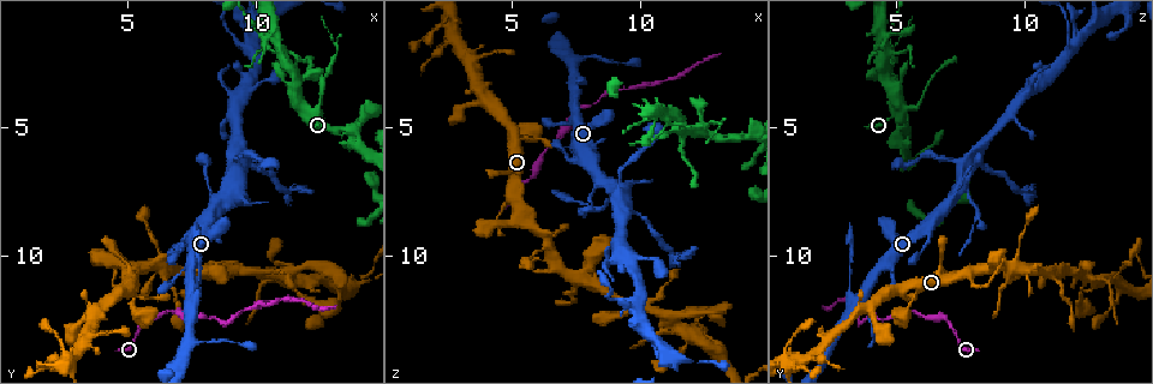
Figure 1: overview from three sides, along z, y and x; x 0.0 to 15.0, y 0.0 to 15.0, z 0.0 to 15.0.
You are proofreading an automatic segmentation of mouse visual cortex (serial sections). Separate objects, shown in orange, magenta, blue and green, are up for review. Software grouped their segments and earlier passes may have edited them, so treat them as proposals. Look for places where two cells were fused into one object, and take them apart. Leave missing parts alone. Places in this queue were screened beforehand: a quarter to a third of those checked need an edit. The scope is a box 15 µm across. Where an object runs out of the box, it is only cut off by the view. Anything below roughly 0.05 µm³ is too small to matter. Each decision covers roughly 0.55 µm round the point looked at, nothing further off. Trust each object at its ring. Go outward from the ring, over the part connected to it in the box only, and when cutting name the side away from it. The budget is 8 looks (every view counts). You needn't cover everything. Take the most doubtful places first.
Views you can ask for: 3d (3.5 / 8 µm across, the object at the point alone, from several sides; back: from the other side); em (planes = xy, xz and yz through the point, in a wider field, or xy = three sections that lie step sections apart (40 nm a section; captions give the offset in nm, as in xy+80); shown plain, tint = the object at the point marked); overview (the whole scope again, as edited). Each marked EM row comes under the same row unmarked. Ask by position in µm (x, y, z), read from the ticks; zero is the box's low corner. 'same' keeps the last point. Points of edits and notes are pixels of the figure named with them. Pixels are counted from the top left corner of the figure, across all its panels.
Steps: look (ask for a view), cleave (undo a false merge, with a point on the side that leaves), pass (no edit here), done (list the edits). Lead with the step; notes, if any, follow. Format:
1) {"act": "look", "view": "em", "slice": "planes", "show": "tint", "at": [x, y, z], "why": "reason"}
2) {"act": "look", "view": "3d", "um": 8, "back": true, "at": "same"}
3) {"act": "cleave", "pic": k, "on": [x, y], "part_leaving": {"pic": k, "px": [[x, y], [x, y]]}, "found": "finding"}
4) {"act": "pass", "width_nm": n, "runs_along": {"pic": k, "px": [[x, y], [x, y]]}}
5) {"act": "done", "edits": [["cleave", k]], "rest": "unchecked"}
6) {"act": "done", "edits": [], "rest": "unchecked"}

{"act": "look", "view": "3d", "um": 8, "at": [8.8, 7.7, 7.8], "why": "thick turns thin"}

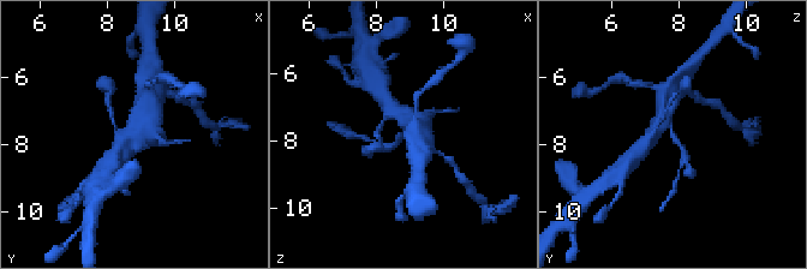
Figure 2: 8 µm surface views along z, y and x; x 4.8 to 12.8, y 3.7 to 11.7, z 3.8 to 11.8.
{"act": "look", "view": "em", "slice": "xy", "step": 3, "show": "tint", "at": [8.8, 7.7, 7.8], "arms": 3, "arm_widths_nm": [150, 450, 450]}

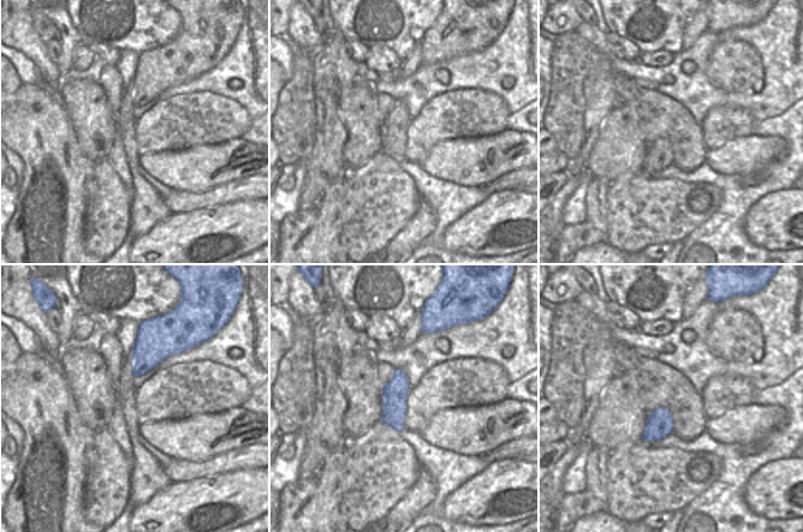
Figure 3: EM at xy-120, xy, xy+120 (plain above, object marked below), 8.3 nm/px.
{"act": "pass", "runs_along": {"pic": 2, "px": [[650, 137], [669, 125], [685, 159]]}, "found": "continuous, no second cell"}

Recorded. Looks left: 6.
{"act": "look", "view": "3d", "um": 3.5, "at": [9.2, 1.5, 11.8], "why": "thick turns thin"}

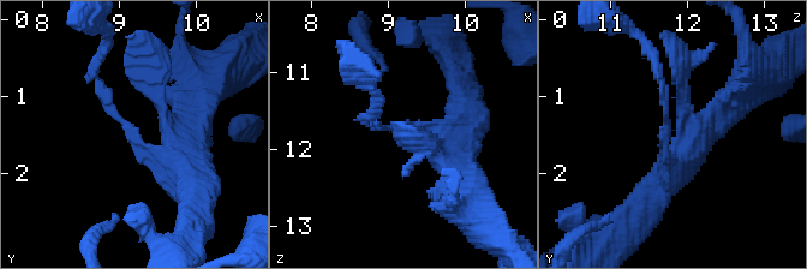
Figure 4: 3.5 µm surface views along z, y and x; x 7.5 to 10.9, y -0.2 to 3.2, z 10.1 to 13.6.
{"act": "look", "view": "em", "slice": "planes", "show": "tint", "at": [9.25, 1.60, 11.70], "arm_widths_nm": [150, 450]}

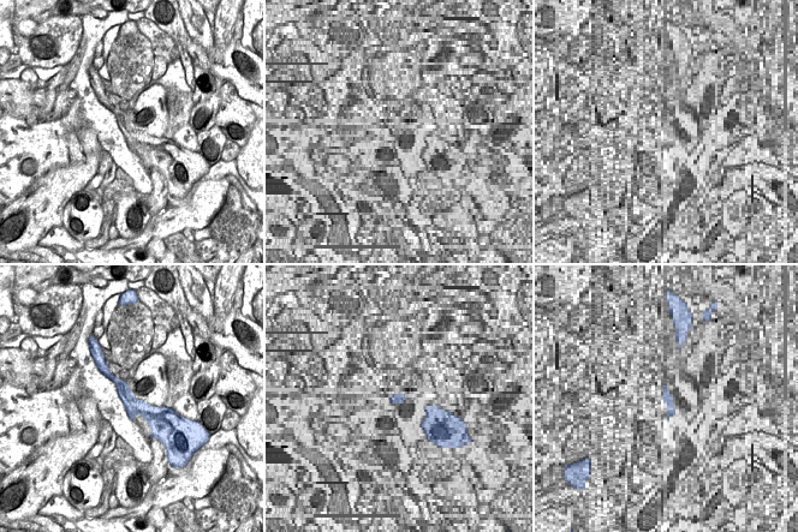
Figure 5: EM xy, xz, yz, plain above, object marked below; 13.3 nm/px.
{"act": "pass", "runs_along": {"pic": 5, "px": [[106, 370], [137, 406], [166, 411]]}, "found": "all the same cell"}

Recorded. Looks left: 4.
{"act": "look", "view": "3d", "um": 8, "back": true, "at": [10.6, 1.4, 4.5], "why": "looks like a crossing"}

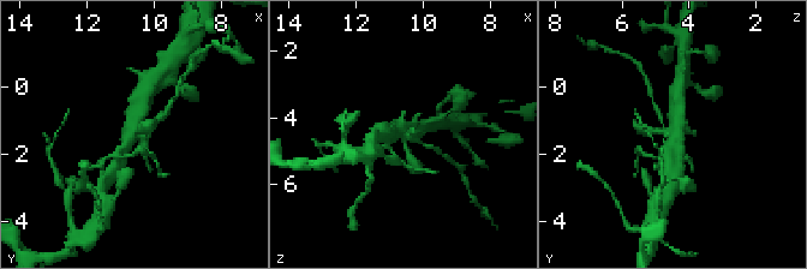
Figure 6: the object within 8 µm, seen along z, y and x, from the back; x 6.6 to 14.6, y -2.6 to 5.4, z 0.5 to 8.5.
{"act": "look", "view": "3d", "um": 3.5, "at": [10.7, 1.4, 4.4]}

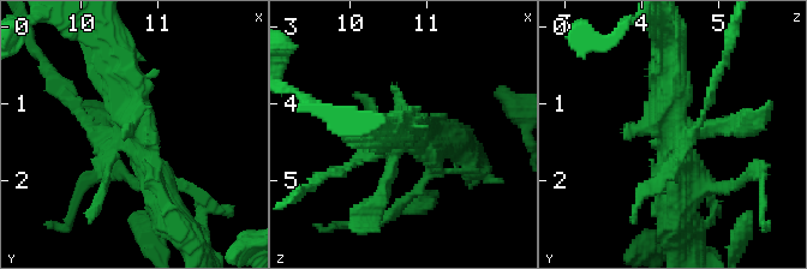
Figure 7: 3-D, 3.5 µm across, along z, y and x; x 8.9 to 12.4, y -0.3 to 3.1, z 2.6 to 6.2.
{"act": "cleave", "pic": 7, "on": [76, 111], "part_leaving": {"pic": 7, "px": [[118, 136], [91, 127], [43, 65]]}, "found": "two cells meet here"}

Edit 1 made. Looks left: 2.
{"act": "done", "edits": [["cleave", 7]], "rest": "unchecked"}

